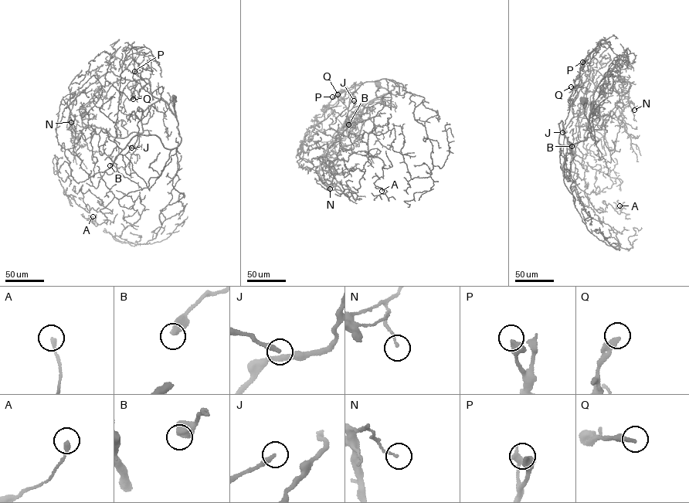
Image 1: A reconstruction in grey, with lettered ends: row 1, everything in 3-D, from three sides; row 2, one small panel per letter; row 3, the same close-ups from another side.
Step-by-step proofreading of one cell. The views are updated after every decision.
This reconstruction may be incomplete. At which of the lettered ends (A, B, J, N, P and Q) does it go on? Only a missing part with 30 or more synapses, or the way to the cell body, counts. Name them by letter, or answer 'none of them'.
J

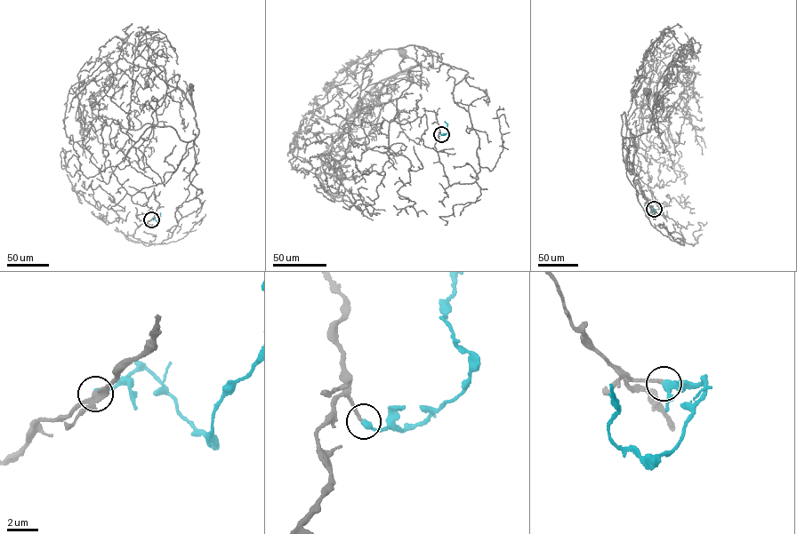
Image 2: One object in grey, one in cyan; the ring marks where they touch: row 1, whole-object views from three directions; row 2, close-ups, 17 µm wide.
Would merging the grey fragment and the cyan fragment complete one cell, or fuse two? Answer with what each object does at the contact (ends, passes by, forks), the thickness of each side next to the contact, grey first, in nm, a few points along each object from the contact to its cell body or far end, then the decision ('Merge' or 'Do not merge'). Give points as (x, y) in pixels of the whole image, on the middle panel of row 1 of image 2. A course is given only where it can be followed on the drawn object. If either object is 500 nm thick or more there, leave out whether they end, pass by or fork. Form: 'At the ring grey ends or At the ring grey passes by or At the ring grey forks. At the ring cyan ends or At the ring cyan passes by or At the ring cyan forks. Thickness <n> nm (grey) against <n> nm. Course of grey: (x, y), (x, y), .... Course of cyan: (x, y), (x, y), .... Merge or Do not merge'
At the ring grey ends. At the ring cyan ends. Thickness 200 nm (grey) against 440 nm. Course of grey: (441, 134), (449, 185), (474, 182), (479, 139), (451, 93), (468, 72), (425, 47), (428, 70), (403, 52). Course of cyan: (441, 134), (448, 131), (445, 121). Merge

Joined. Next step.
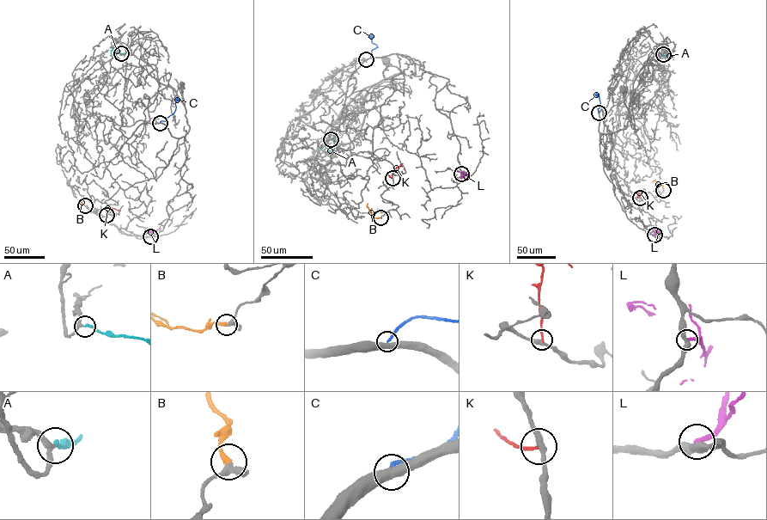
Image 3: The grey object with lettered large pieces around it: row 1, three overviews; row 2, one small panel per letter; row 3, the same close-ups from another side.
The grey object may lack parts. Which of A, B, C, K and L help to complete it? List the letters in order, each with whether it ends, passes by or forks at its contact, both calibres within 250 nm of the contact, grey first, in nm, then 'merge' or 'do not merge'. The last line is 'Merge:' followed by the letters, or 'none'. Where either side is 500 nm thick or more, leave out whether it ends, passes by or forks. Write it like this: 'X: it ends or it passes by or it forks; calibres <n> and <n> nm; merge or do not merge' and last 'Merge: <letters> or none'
A: it ends; calibres 260 and 220 nm; merge
B: it ends; calibres 320 and 320 nm; merge
C: it ends; calibres 480 and 220 nm; do not merge
K: it ends; calibres 320 and 160 nm; do not merge
L: it ends; calibres 400 and 280 nm; do not merge
Merge: A, B

